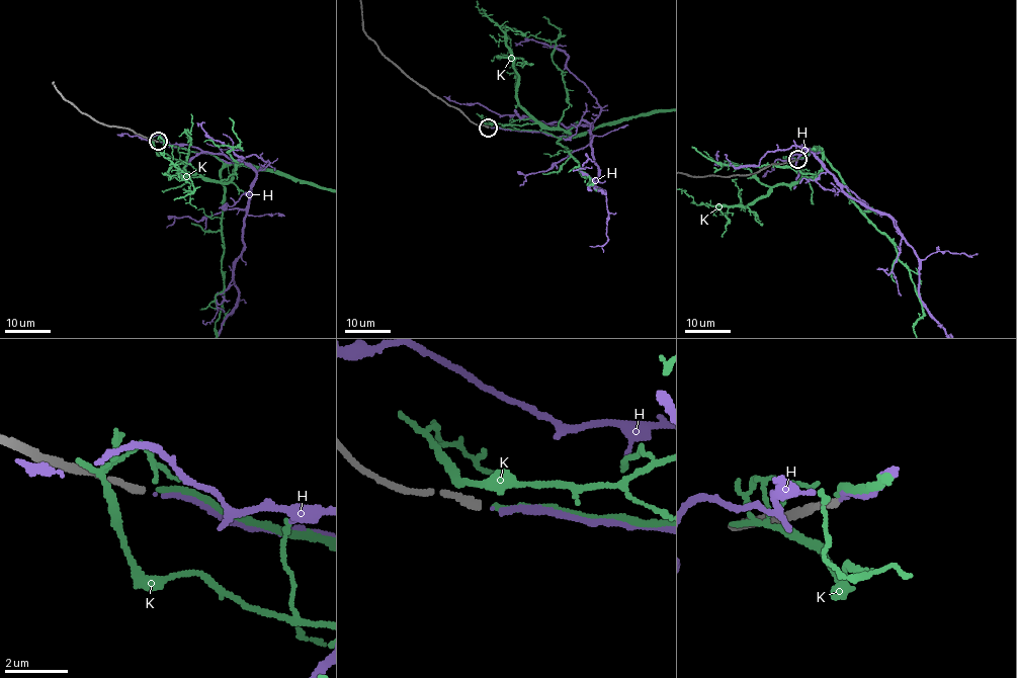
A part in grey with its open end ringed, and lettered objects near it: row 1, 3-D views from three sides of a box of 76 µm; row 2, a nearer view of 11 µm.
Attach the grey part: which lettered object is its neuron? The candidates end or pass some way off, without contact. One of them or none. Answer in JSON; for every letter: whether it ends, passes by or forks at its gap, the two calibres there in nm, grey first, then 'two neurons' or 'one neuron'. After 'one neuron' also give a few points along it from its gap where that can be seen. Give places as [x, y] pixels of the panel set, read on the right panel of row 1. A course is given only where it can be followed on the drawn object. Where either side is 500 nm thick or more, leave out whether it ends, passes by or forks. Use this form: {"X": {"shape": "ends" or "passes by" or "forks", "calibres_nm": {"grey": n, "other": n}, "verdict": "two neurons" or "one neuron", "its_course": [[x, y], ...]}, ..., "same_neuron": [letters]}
{"H": {"shape": "ends", "calibres_nm": {"grey": 240, "other": 180}, "verdict": "two neurons"}, "K": {"shape": "passes by", "calibres_nm": {"grey": 240, "other": 130}, "verdict": "one neuron"}, "same_neuron": ["K"]}

